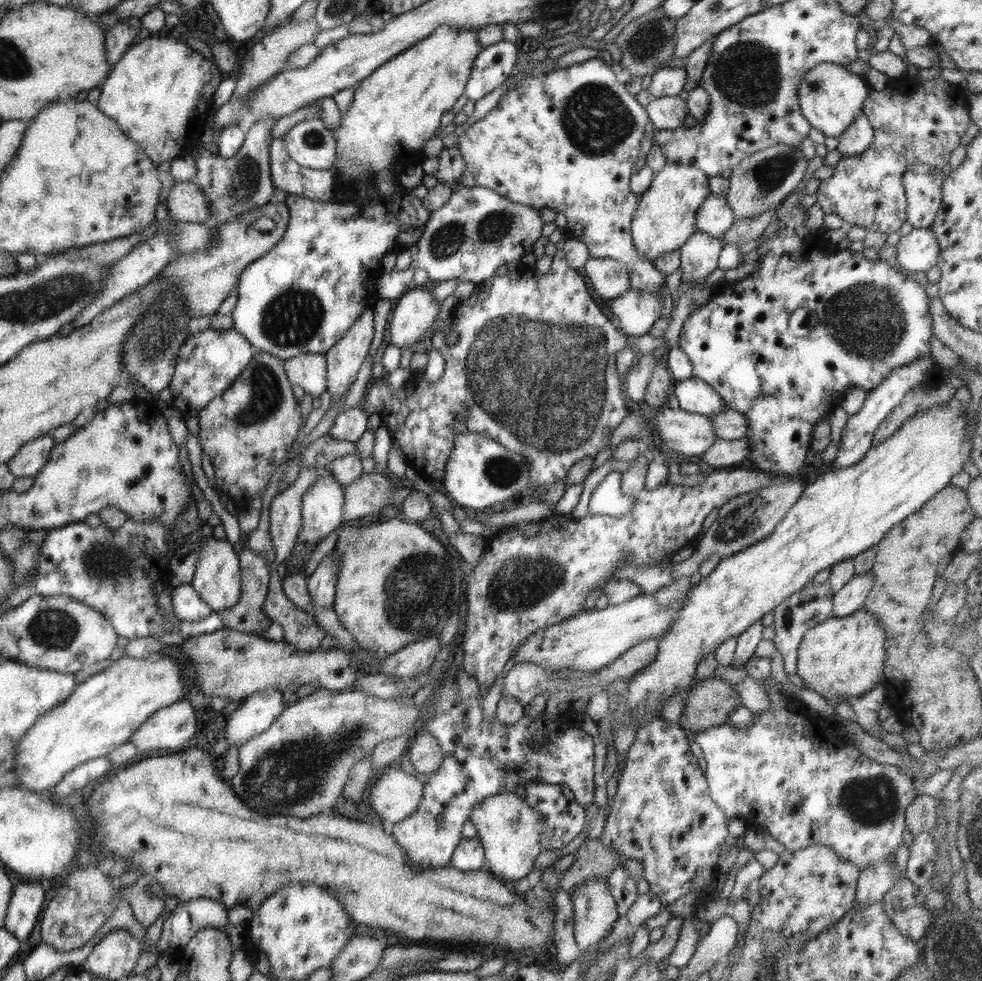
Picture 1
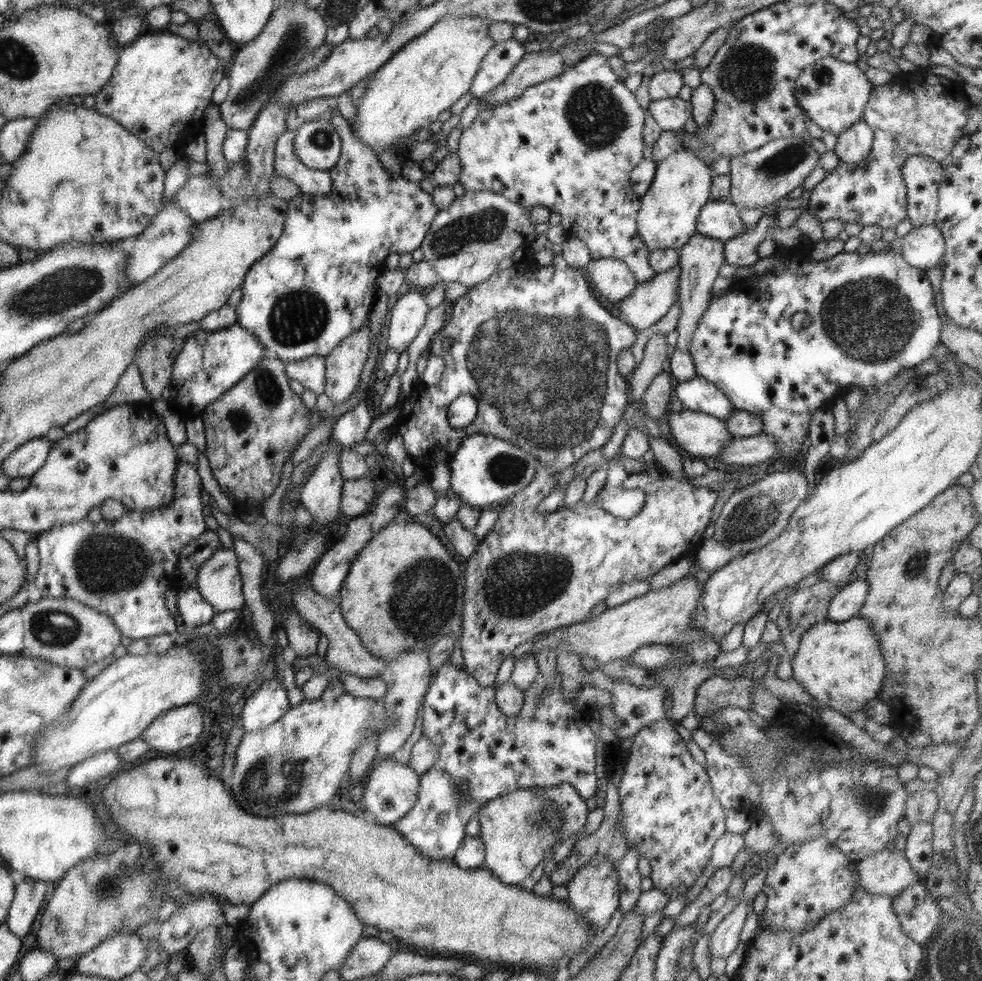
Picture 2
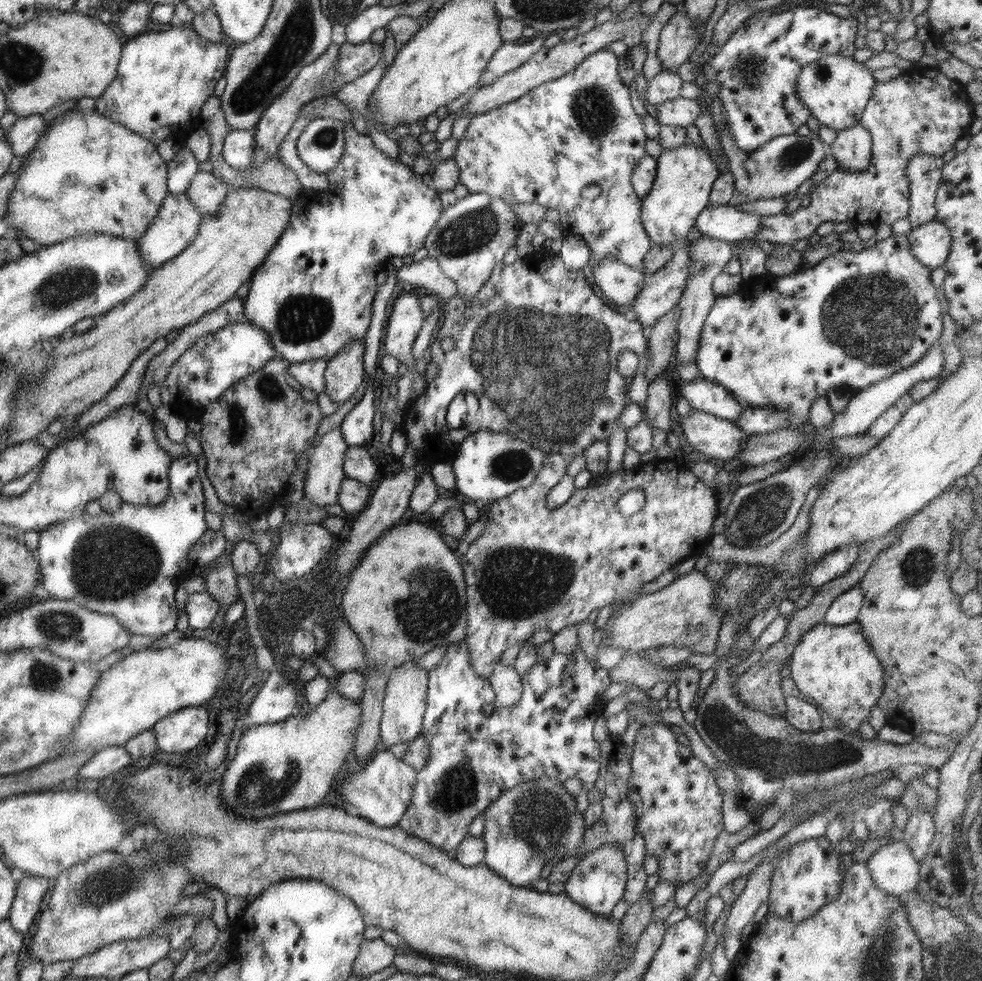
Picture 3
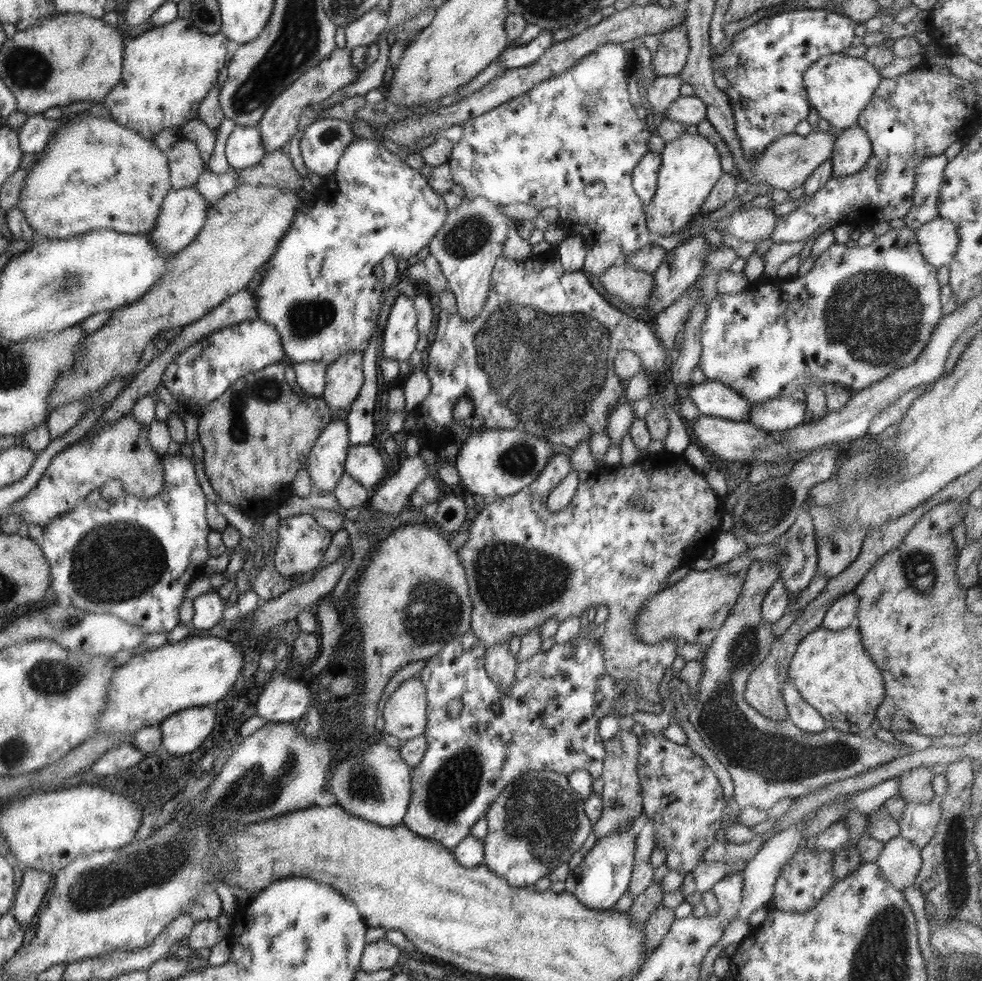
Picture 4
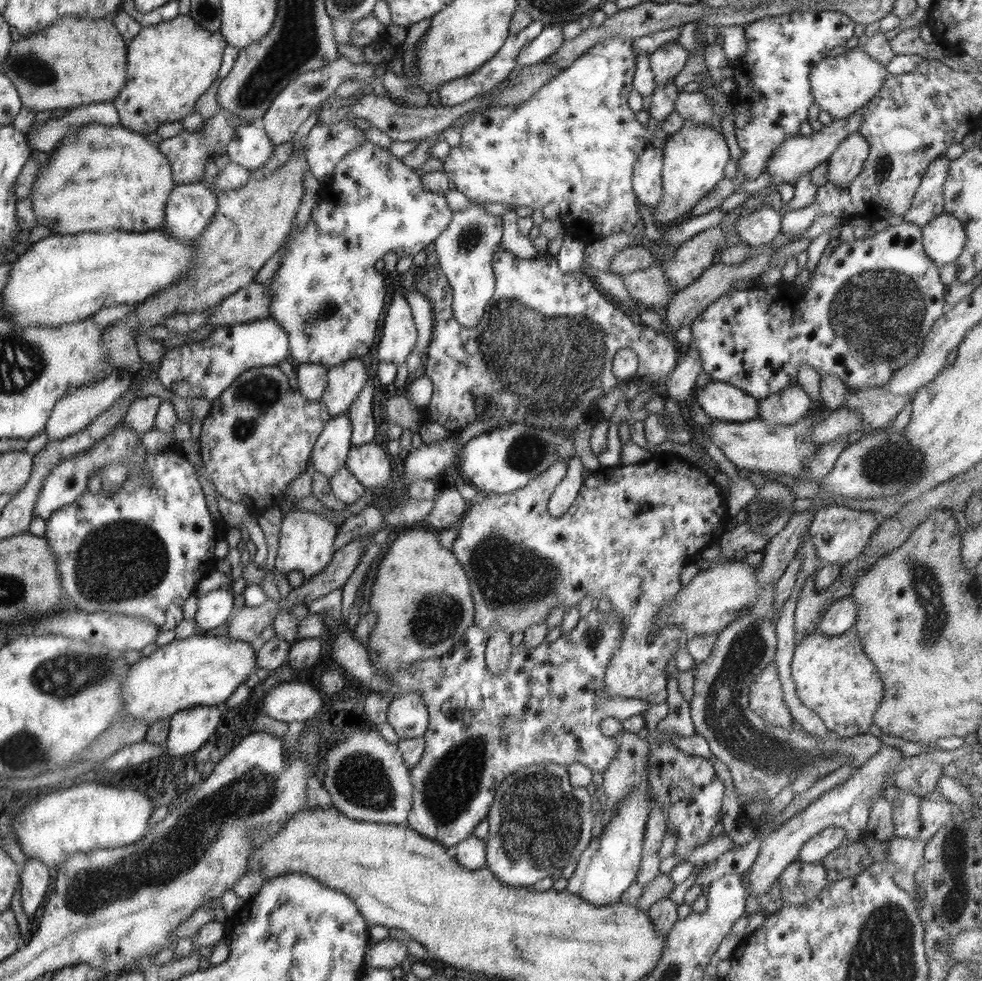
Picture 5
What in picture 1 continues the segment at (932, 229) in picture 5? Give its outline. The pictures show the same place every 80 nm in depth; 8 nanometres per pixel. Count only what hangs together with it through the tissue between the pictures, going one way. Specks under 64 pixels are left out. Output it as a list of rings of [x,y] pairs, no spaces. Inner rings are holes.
[[[913,228],[895,247],[898,264],[910,272],[926,272],[940,256],[938,239],[931,228]]]

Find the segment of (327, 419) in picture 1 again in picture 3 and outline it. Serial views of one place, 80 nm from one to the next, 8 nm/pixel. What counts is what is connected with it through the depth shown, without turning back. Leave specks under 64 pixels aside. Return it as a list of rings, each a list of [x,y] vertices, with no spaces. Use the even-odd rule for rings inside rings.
[[[356,339],[343,346],[325,368],[324,392],[334,402],[342,405],[358,388],[365,377],[365,339]]]

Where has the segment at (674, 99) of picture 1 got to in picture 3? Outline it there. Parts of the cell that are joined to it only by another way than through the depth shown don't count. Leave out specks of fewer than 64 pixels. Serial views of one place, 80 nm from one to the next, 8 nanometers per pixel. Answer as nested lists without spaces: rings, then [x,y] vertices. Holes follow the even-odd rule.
[[[676,98],[670,102],[664,102],[660,106],[655,106],[660,125],[668,124],[672,126],[687,127],[701,115],[702,107],[698,100],[688,100],[686,98]]]

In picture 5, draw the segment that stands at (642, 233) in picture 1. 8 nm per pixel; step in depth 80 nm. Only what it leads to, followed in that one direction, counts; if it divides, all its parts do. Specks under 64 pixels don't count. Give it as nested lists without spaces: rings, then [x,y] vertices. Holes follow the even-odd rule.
[[[685,124],[678,132],[667,136],[663,148],[662,200],[654,206],[653,220],[659,229],[667,229],[687,220],[689,212],[708,194],[720,180],[731,159],[728,145],[718,125]]]

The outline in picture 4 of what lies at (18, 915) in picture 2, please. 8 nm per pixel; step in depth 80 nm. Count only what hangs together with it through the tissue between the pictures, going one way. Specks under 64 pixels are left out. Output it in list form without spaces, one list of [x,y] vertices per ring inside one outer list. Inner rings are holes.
[[[32,870],[23,871],[21,888],[17,892],[17,903],[14,903],[14,918],[26,928],[32,918],[38,914],[44,896],[51,888],[52,875],[47,872]]]

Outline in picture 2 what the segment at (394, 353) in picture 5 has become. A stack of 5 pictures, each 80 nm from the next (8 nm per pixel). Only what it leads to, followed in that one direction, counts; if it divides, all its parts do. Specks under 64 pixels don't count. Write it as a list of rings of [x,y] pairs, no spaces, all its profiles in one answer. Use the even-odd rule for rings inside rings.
[[[406,288],[405,294],[389,310],[386,324],[386,342],[388,349],[399,353],[407,350],[408,346],[426,322],[426,316],[431,311],[426,304],[426,291]]]

